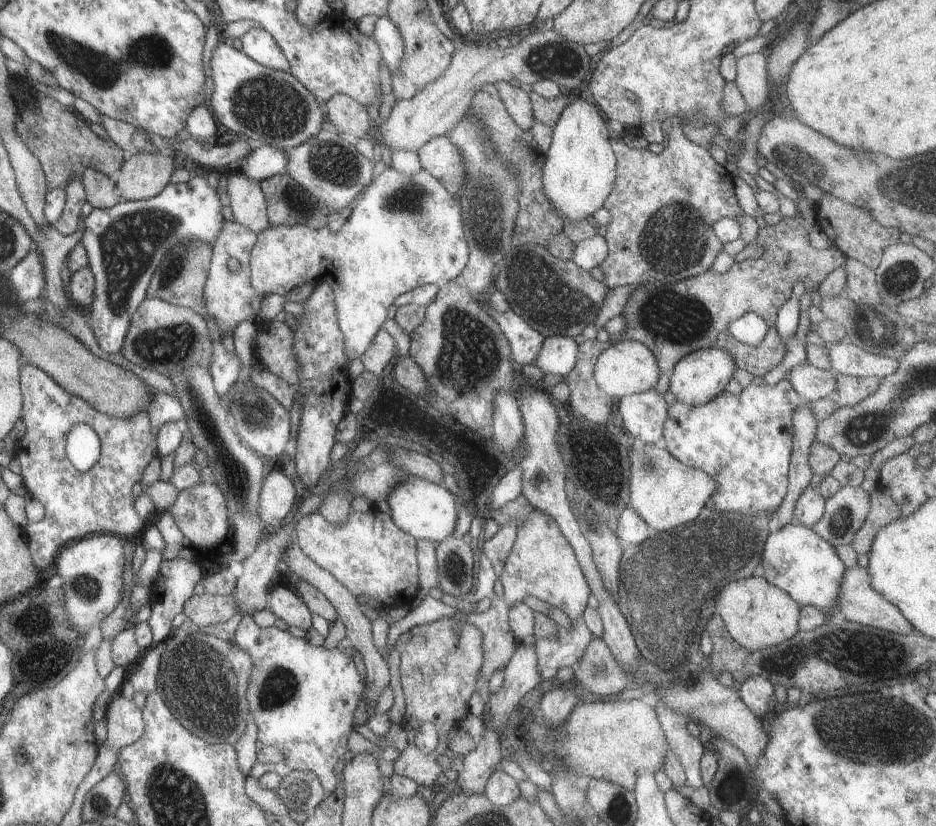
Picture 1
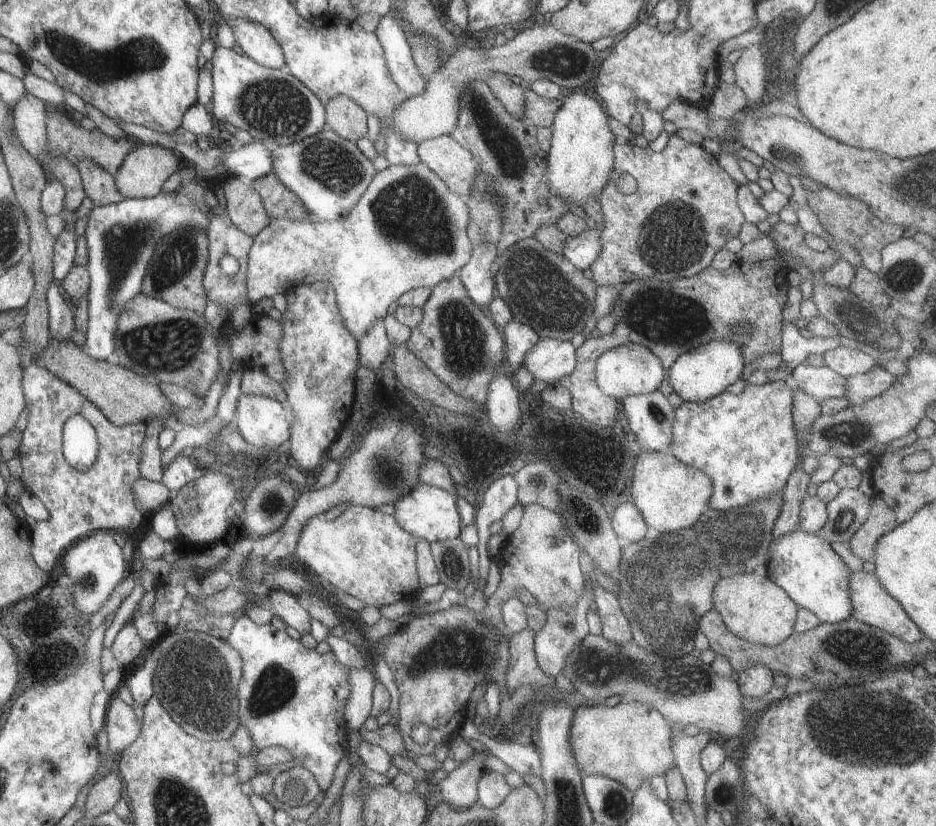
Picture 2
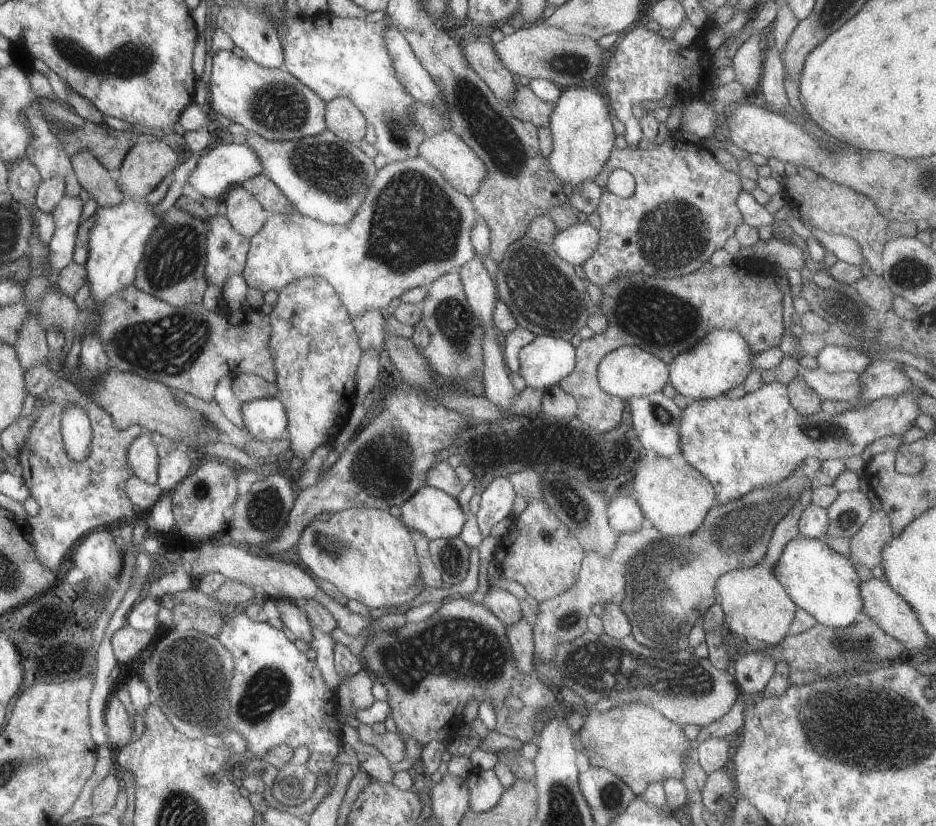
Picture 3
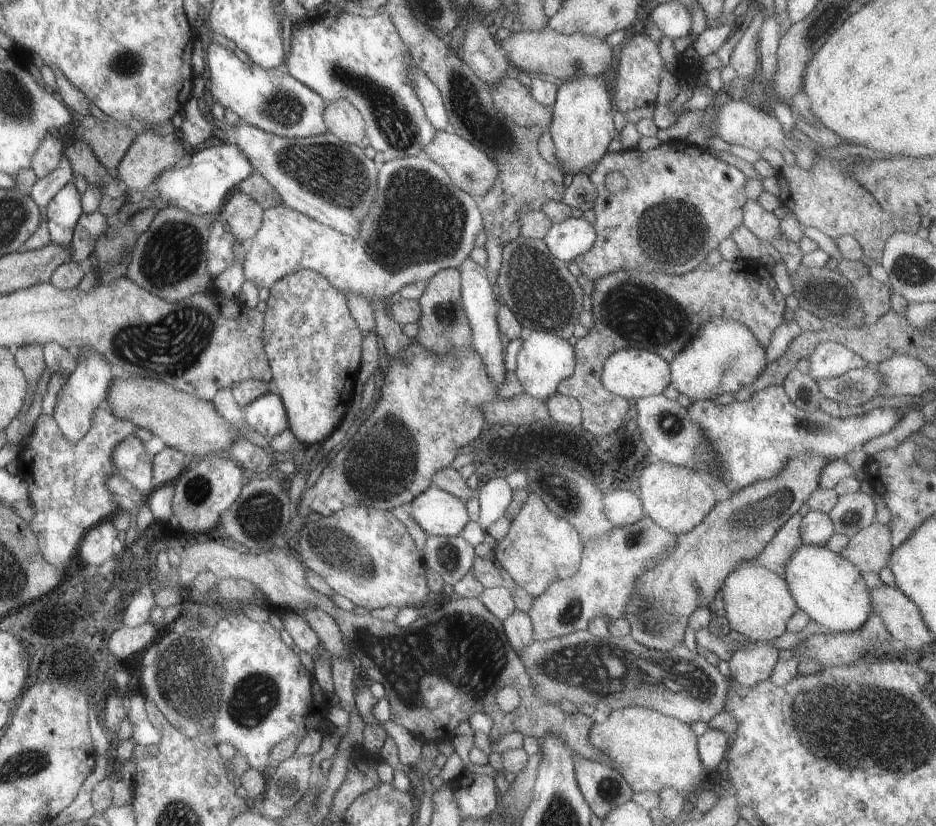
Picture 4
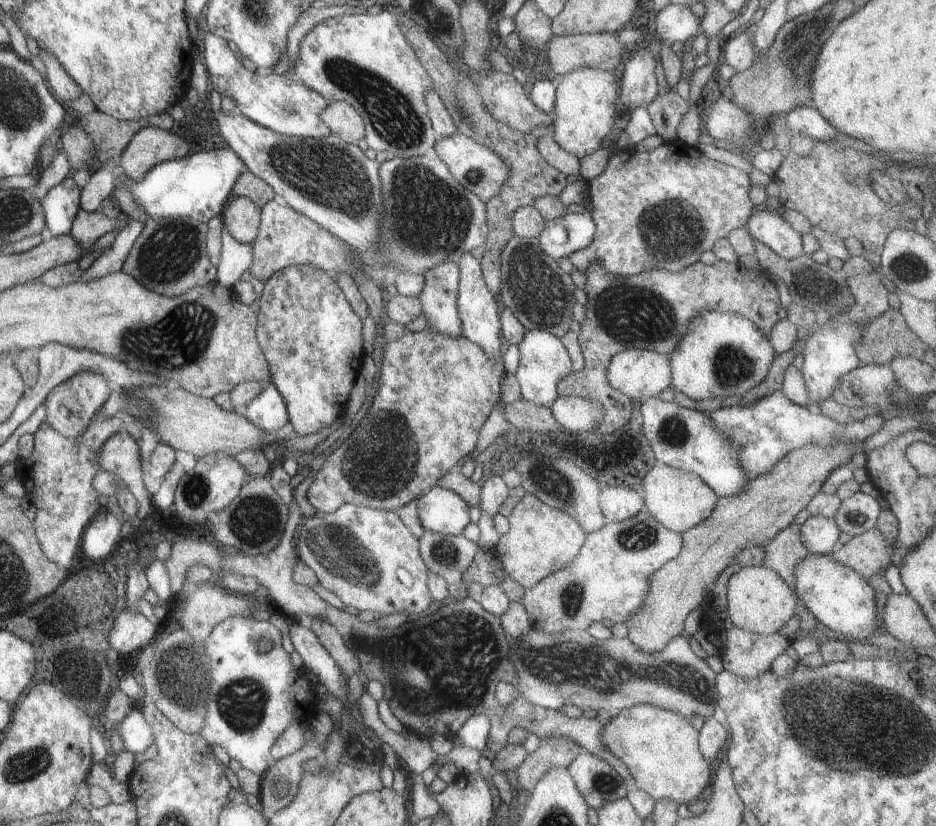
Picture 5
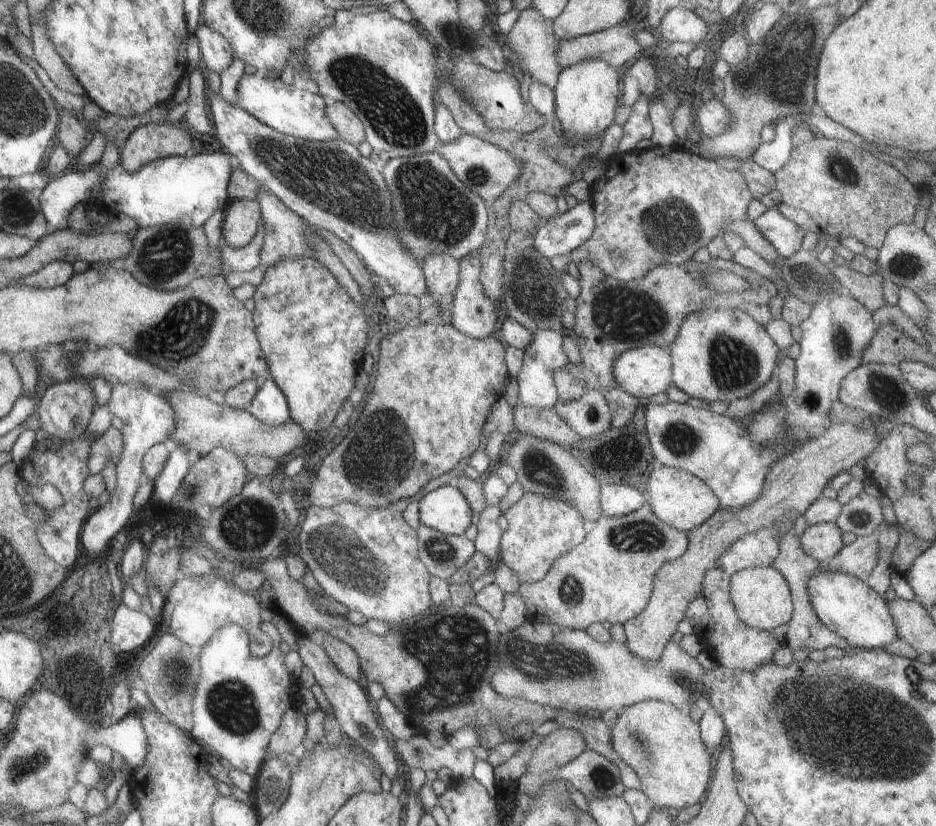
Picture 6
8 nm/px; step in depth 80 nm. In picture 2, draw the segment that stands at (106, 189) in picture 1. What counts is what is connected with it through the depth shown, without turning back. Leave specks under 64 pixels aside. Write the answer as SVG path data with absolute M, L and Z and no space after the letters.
M86 158L76 164L80 174L85 196L90 198L94 207L120 203L124 196L117 190L117 184L112 175L99 166L94 160Z

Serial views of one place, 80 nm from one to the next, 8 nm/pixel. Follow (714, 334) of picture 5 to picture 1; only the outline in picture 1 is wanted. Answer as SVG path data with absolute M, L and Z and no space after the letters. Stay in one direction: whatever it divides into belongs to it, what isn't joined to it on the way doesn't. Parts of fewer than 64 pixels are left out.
M718 346L701 349L684 356L674 369L670 378L670 392L679 402L687 406L703 406L725 391L726 385L732 380L736 369L736 360L728 350Z

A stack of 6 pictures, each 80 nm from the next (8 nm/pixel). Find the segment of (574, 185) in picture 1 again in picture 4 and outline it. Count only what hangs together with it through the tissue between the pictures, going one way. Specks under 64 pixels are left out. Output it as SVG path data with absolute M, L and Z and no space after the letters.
M580 74L572 80L558 83L549 129L555 146L556 167L564 175L574 176L583 173L586 167L594 168L604 158L612 138L618 134L614 127L614 114L617 110L611 100L609 81L602 83L602 79L607 78Z

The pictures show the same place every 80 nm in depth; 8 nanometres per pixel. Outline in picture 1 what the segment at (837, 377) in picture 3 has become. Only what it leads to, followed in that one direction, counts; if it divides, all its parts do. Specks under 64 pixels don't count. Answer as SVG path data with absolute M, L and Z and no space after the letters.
M808 361L794 366L786 379L801 399L810 403L831 397L838 388L838 380L832 370L820 370Z

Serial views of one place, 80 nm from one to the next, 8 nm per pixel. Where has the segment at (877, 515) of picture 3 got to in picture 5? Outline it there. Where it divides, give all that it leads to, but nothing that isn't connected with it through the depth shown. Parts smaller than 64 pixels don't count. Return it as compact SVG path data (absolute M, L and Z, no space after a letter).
M872 527L852 537L846 544L838 545L831 556L868 580L870 576L879 574L884 566L892 564L894 551L878 527Z

